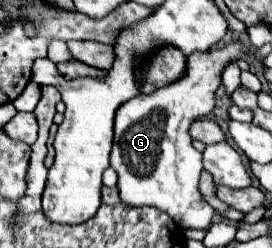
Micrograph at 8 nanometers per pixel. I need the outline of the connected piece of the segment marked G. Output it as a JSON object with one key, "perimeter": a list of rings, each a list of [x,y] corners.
{"perimeter":[[[240,42],[230,44],[224,50],[192,54],[188,58],[186,74],[178,82],[168,84],[166,88],[158,88],[158,92],[154,94],[138,94],[134,96],[134,100],[128,100],[118,108],[118,116],[114,122],[114,148],[110,154],[110,166],[118,174],[118,192],[120,192],[122,204],[130,208],[154,206],[170,214],[170,218],[180,228],[206,228],[210,224],[214,208],[202,198],[198,190],[198,178],[202,172],[202,154],[194,150],[192,140],[188,136],[188,126],[192,120],[200,116],[208,116],[212,112],[214,92],[220,86],[220,76],[224,66],[232,60],[242,58],[244,54],[248,54],[248,50]]]}

